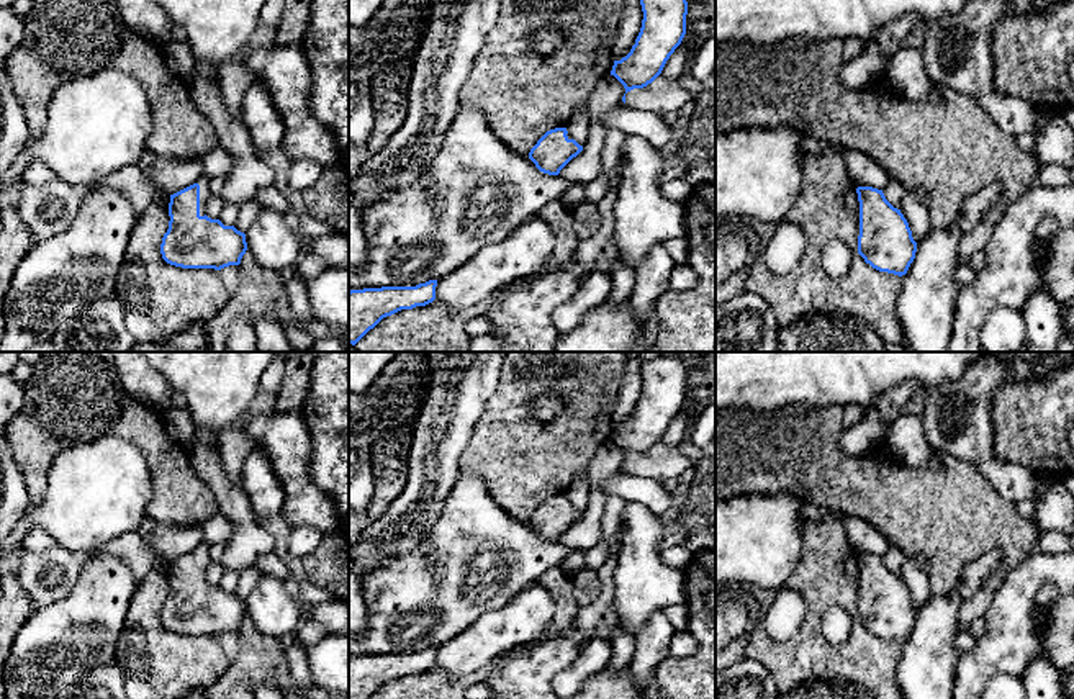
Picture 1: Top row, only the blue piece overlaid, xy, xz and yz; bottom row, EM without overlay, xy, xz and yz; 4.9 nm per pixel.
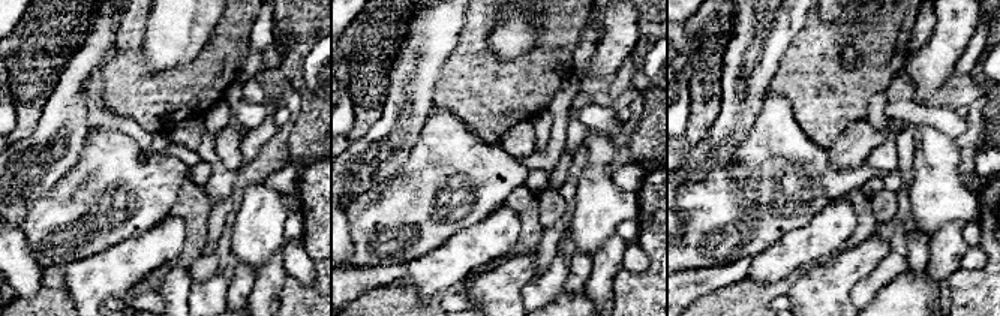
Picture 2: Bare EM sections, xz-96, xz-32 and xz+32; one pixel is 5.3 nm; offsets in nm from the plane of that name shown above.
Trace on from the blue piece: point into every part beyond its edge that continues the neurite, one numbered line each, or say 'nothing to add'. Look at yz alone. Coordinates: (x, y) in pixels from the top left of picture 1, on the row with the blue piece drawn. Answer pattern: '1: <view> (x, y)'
nothing to add

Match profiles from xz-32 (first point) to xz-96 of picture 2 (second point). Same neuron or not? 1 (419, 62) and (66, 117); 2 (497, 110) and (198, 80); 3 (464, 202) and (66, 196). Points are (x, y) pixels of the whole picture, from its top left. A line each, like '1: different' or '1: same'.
1: same
2: same
3: same

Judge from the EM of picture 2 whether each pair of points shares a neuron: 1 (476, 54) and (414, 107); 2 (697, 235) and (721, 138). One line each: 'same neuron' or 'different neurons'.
1: different neurons
2: different neurons

